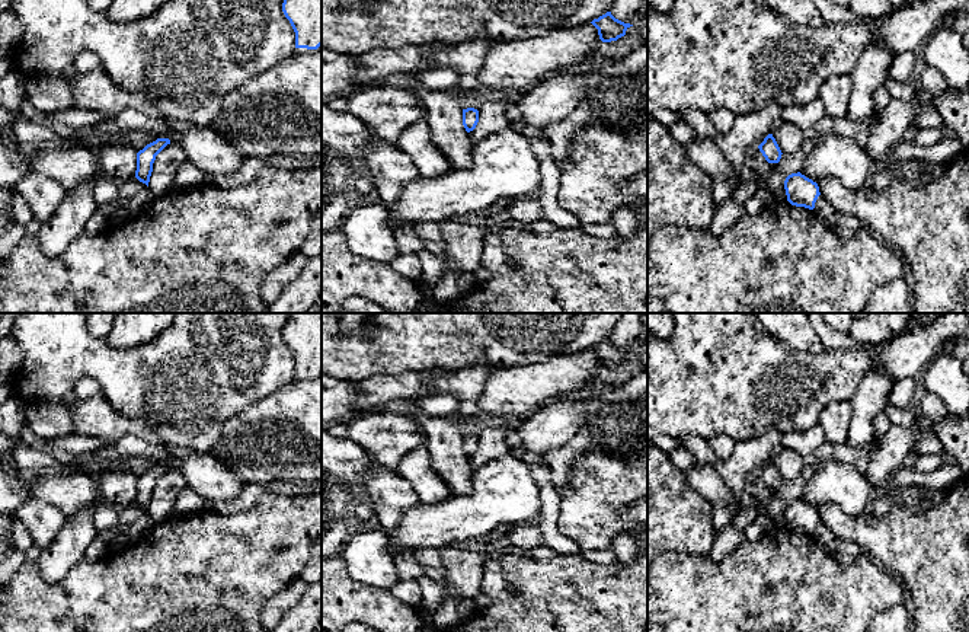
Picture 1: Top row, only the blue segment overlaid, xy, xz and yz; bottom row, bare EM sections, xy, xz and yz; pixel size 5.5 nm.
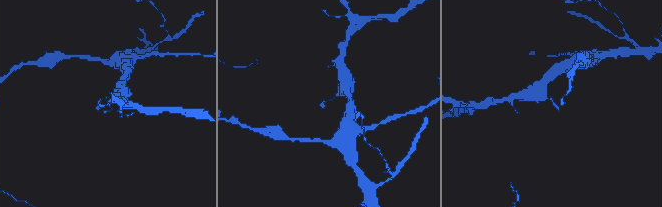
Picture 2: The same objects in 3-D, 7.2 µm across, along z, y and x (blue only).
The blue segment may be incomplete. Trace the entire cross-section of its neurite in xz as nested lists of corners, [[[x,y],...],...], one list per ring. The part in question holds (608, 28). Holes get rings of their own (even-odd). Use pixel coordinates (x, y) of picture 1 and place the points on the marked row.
[[[611,12],[594,19],[591,23],[598,29],[598,35],[602,42],[617,41],[626,35],[626,31],[630,26],[633,26],[615,19]]]

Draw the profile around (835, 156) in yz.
[[[824,135],[808,154],[800,173],[813,182],[835,179],[851,191],[869,188],[873,160],[860,144],[847,135]]]

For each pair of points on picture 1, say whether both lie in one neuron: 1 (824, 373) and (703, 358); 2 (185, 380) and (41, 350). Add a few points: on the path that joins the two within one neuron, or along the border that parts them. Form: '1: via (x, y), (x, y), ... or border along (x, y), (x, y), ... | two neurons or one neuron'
1: via (793, 373), (734, 373) | one neuron
2: via (149, 380), (131, 380), (92, 357), (77, 354) | one neuron

